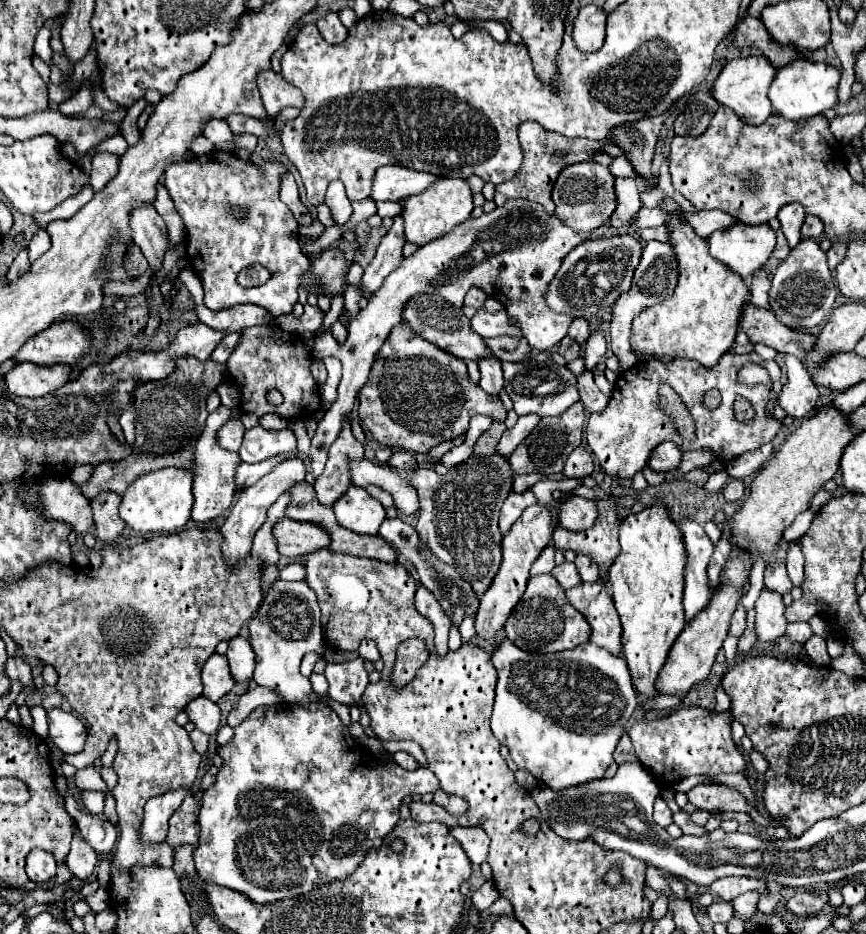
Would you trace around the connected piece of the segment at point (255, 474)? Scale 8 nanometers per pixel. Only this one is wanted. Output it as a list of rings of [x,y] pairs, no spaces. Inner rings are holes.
[[[282,453],[278,457],[270,457],[266,461],[260,461],[258,465],[246,465],[246,463],[240,463],[238,465],[238,473],[236,473],[236,485],[238,489],[246,489],[250,485],[254,485],[262,475],[266,475],[274,465],[278,465],[280,461],[288,459],[288,457],[294,457],[294,453]]]

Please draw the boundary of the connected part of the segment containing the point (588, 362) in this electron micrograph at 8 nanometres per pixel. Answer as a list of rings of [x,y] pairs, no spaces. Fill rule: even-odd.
[[[598,327],[592,335],[590,341],[586,341],[586,351],[584,351],[584,369],[592,371],[600,359],[604,359],[608,347],[606,347],[606,339],[602,335],[602,329]]]

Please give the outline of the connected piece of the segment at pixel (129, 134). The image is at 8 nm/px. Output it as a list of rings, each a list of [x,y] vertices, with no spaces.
[[[140,99],[136,101],[130,109],[128,109],[128,115],[124,117],[122,121],[122,137],[128,141],[128,145],[136,145],[140,141],[140,131],[138,130],[136,123],[138,121],[138,115],[142,113],[142,109],[148,105],[146,99]]]

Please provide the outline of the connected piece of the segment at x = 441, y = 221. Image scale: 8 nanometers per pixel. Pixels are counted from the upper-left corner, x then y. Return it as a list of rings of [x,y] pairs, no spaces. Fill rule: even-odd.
[[[438,177],[424,193],[410,195],[404,199],[404,231],[406,241],[424,245],[426,241],[432,241],[434,237],[440,237],[442,233],[448,233],[454,225],[466,221],[472,213],[472,191],[464,179],[450,179],[450,177]]]

